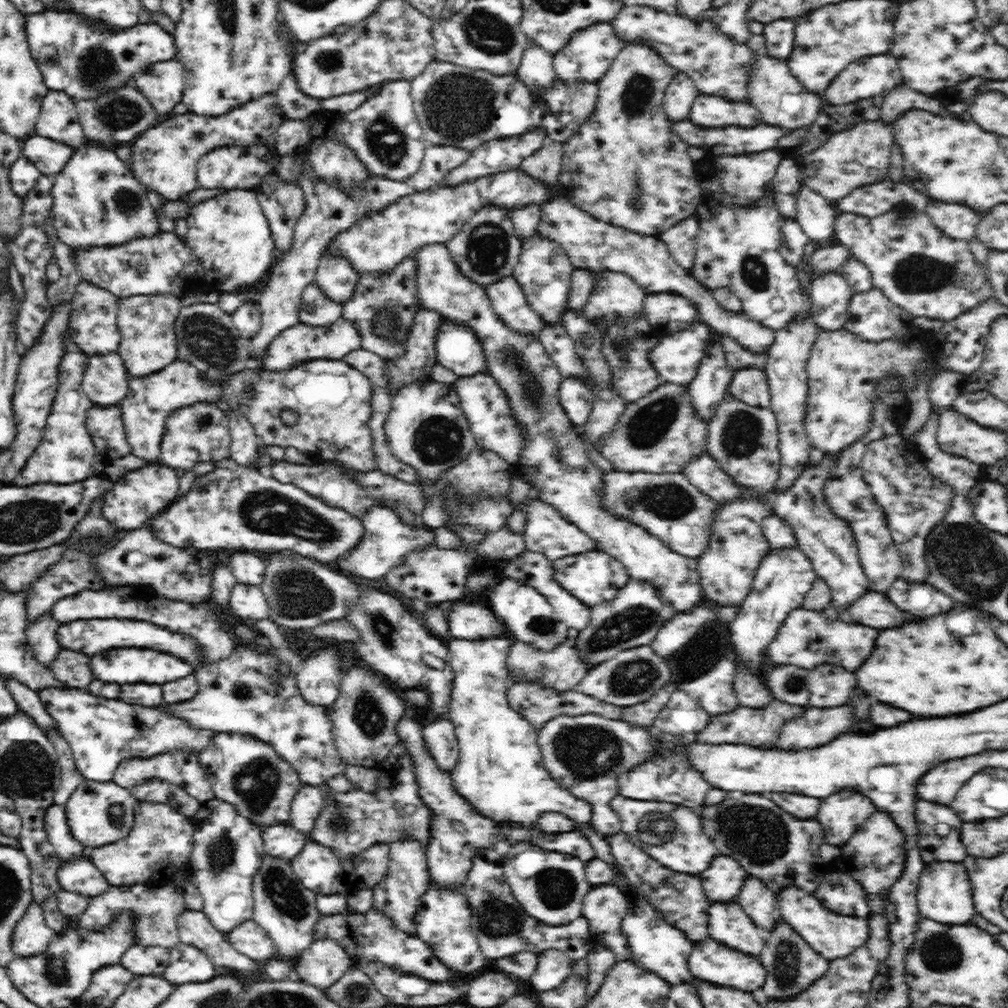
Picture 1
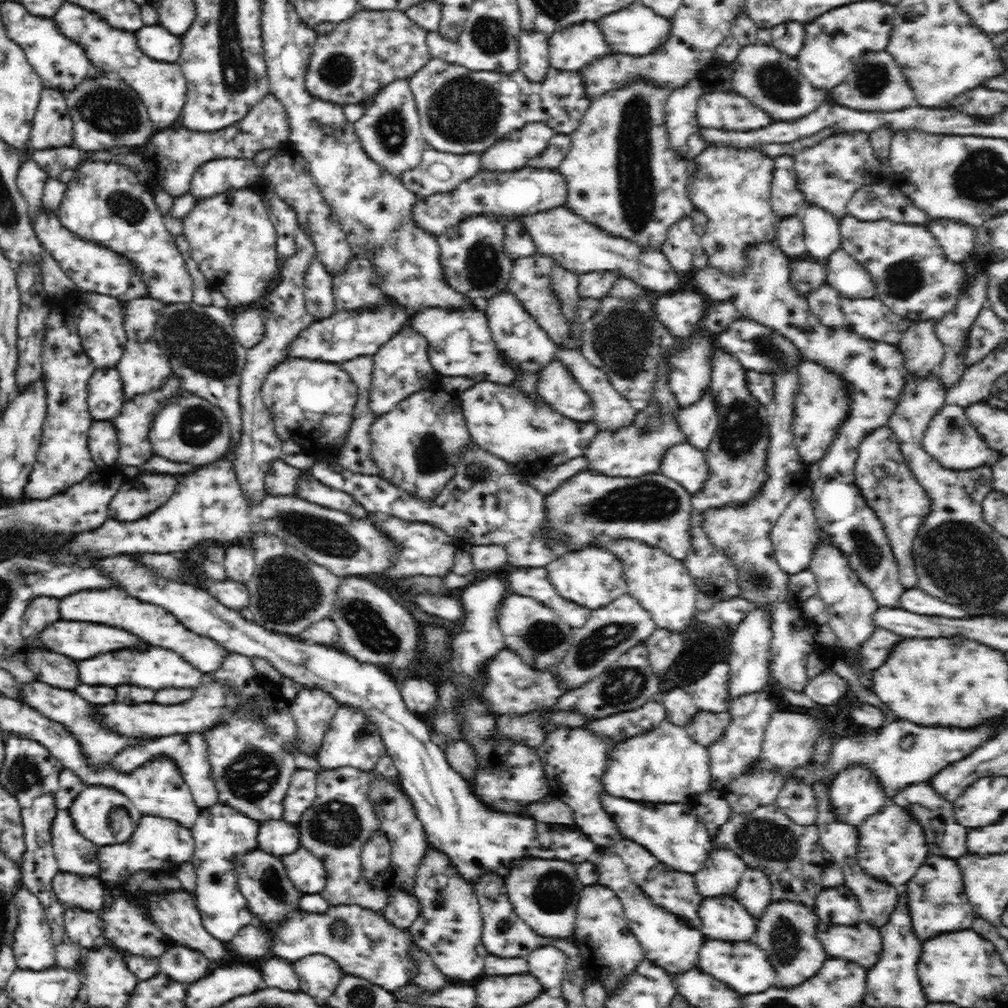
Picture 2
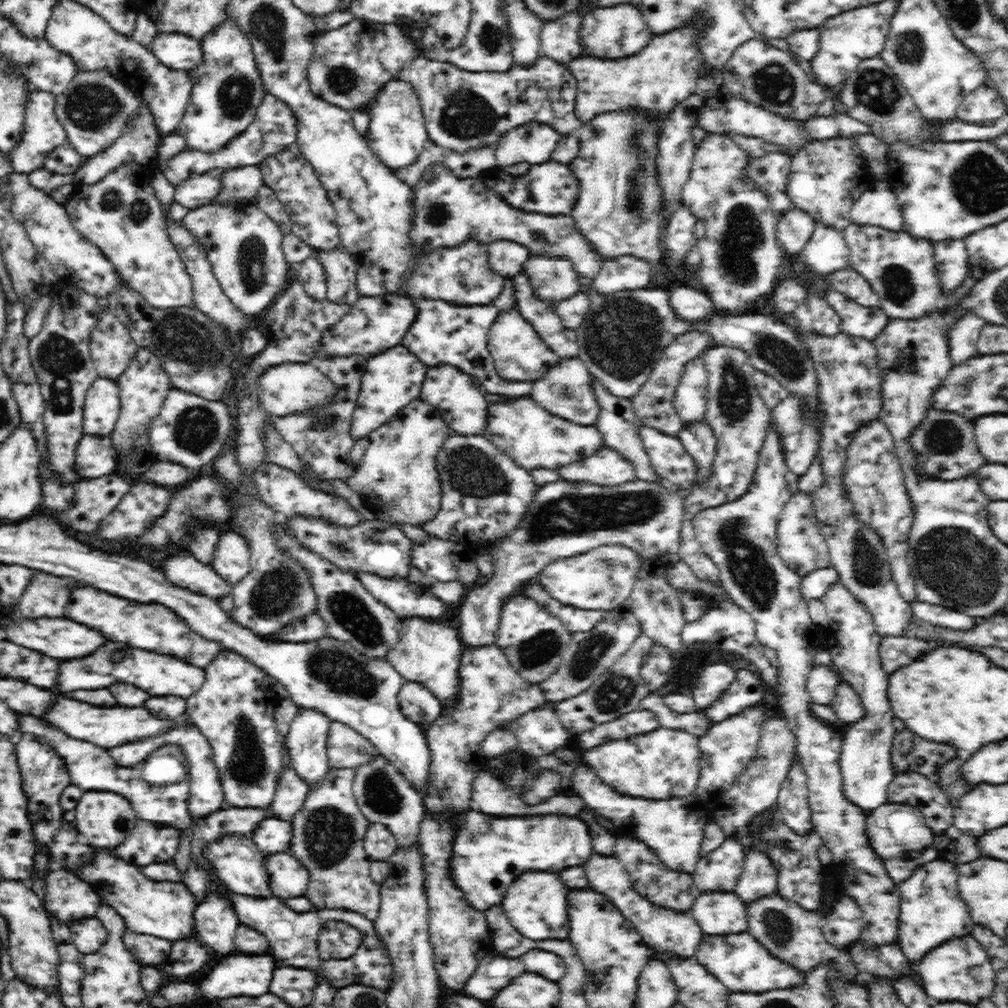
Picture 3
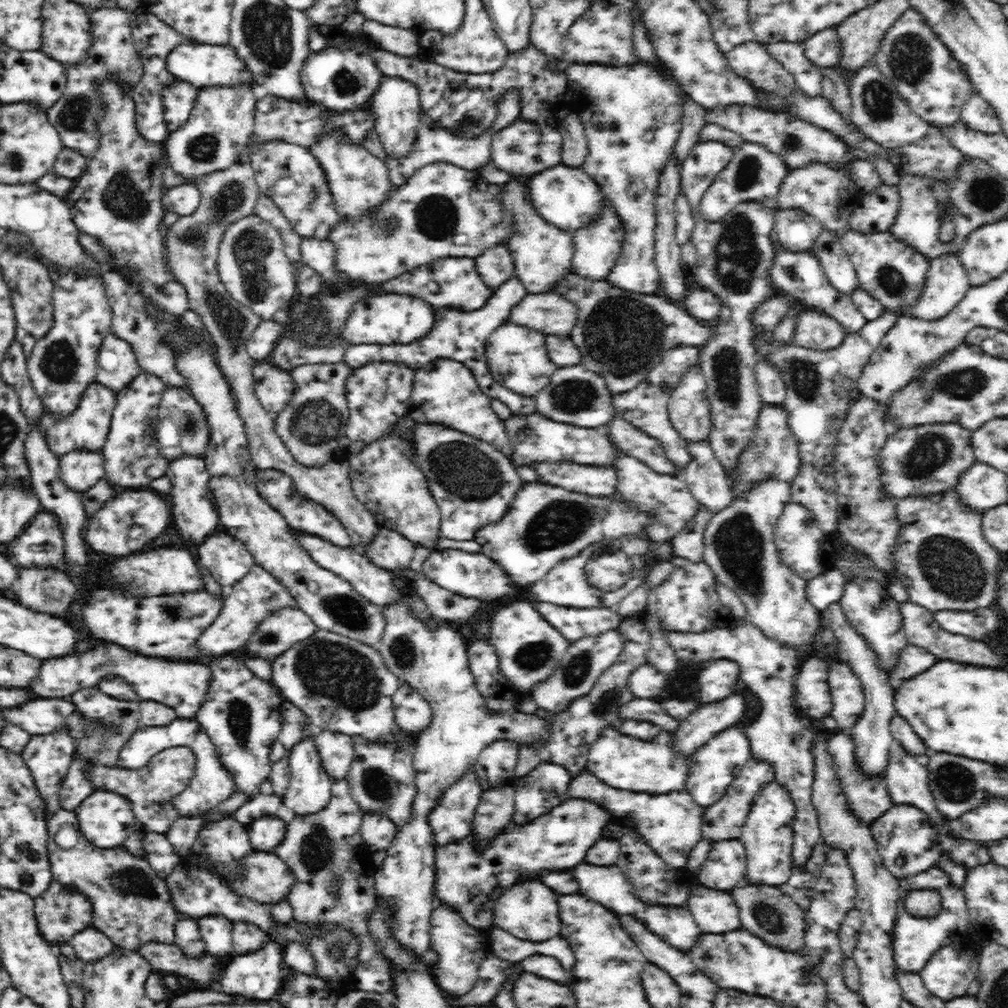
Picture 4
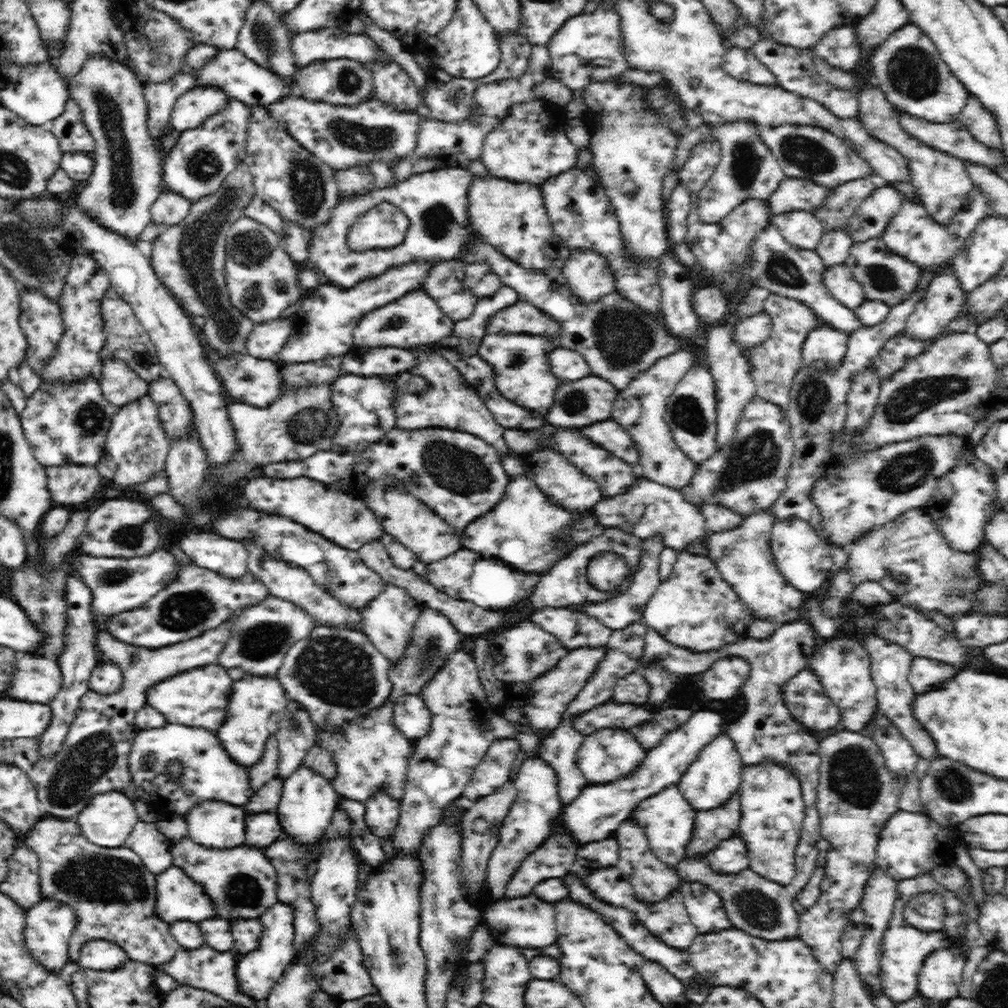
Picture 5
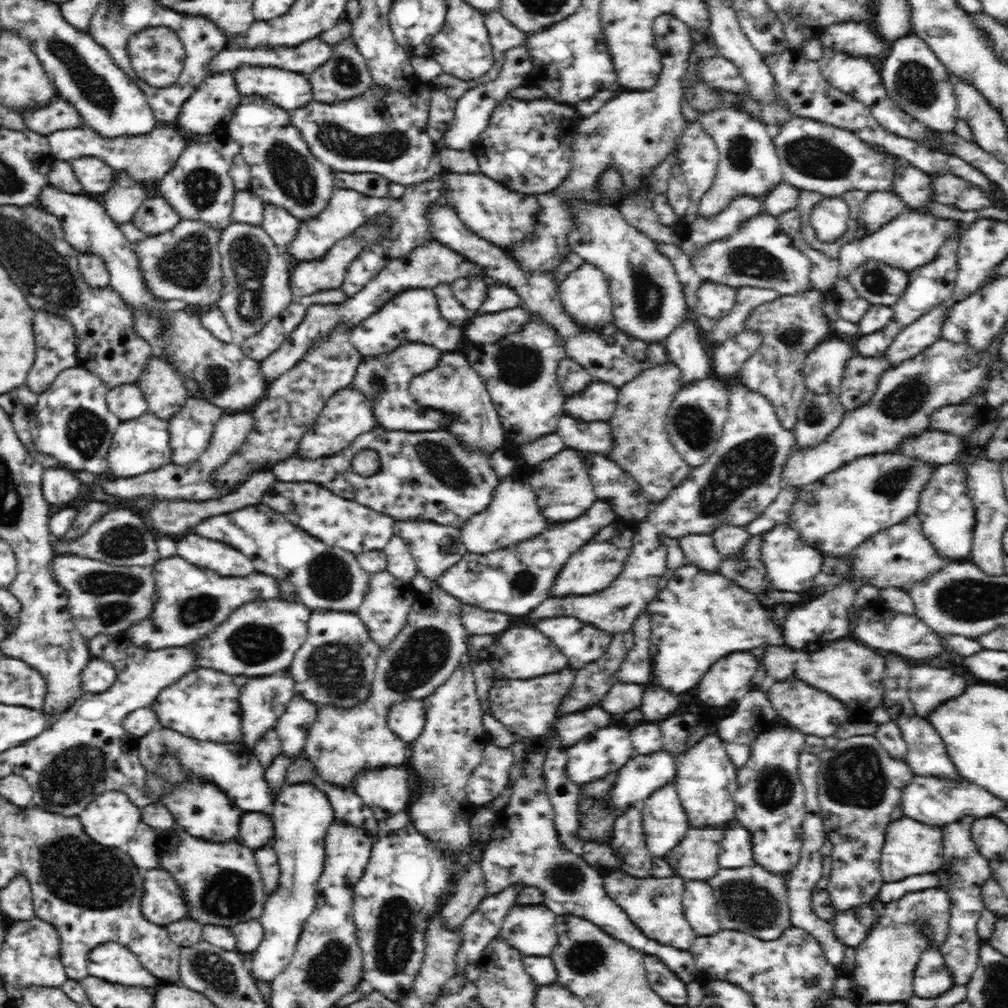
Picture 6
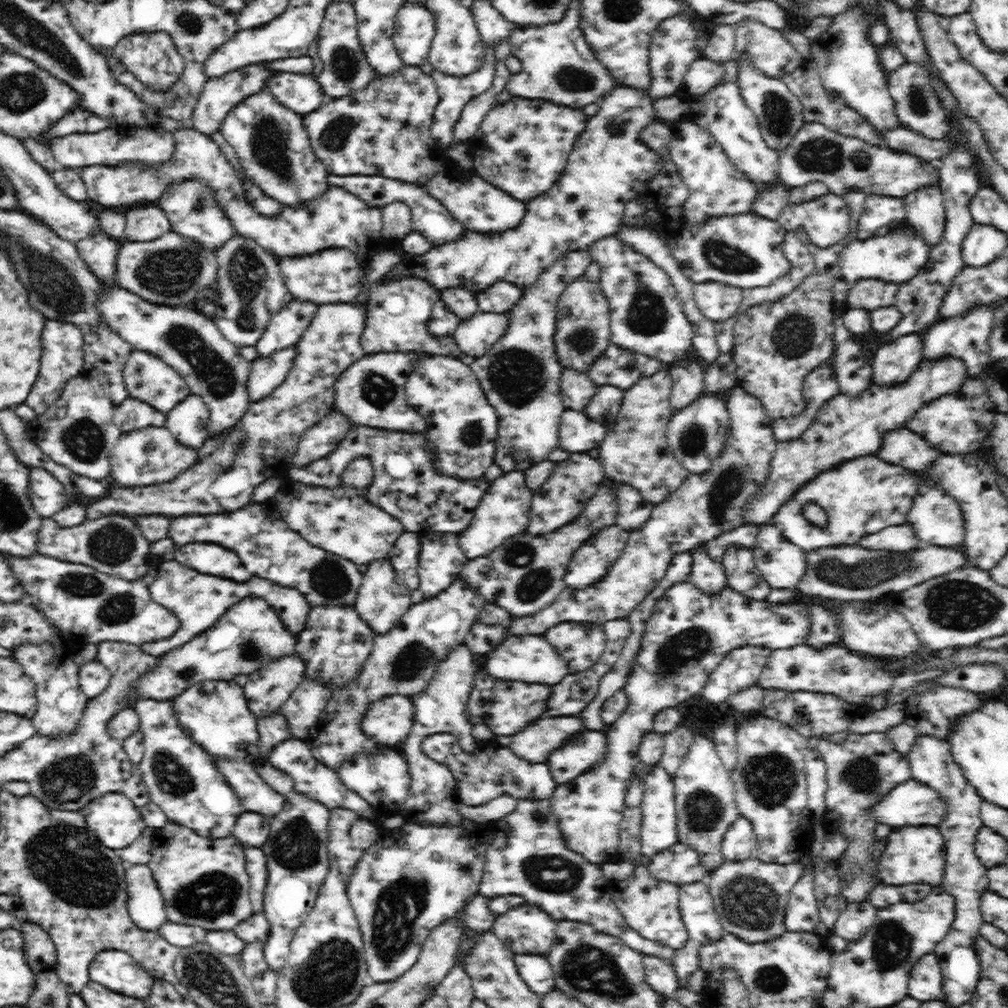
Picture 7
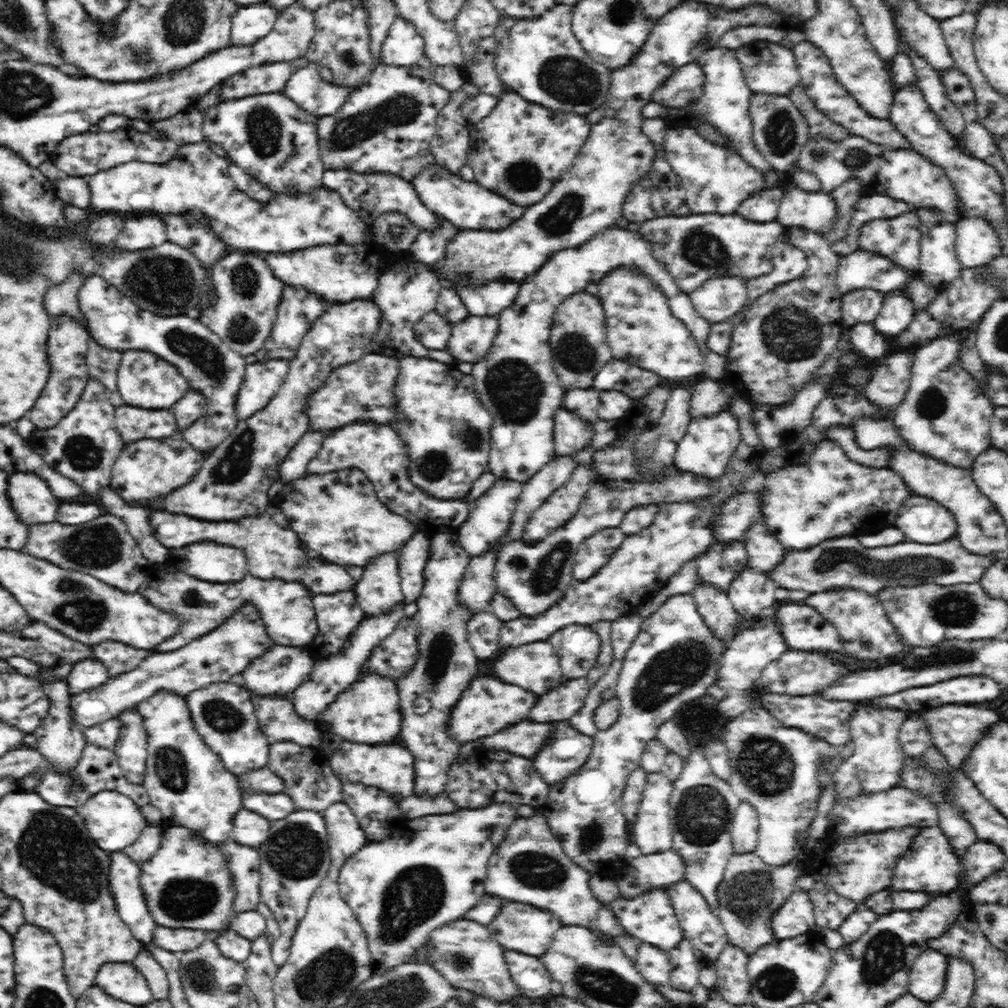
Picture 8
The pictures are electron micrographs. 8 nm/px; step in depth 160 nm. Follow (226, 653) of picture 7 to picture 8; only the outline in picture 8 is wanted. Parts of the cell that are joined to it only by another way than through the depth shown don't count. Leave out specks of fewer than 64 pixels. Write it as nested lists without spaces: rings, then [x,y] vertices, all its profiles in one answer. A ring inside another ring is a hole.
[[[248,603],[233,613],[228,620],[223,621],[218,628],[190,641],[190,644],[184,645],[183,648],[175,649],[174,652],[154,652],[142,660],[134,670],[114,676],[96,688],[72,695],[73,720],[81,728],[90,728],[116,719],[122,711],[137,707],[143,700],[161,691],[186,696],[207,684],[228,682],[234,674],[240,674],[255,659],[265,655],[273,644],[273,640],[270,640],[265,631],[258,609]]]

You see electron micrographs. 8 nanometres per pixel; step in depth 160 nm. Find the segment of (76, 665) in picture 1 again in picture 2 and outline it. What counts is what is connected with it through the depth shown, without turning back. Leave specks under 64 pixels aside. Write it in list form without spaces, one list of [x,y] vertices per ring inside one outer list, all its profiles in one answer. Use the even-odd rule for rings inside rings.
[[[25,644],[25,654],[30,654],[30,666],[34,666],[34,674],[42,676],[37,678],[54,688],[66,688],[72,690],[80,684],[78,680],[78,668],[76,662],[68,656],[54,654],[54,652],[42,652],[38,648]]]

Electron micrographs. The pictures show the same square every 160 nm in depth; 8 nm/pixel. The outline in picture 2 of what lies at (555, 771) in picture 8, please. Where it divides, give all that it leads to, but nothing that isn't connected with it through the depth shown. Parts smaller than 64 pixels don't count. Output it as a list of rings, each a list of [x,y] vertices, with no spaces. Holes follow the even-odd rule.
[[[662,721],[658,726],[646,731],[644,734],[632,736],[624,741],[618,742],[616,746],[612,748],[612,754],[614,758],[610,758],[608,766],[605,768],[606,774],[602,776],[602,786],[606,788],[606,792],[610,792],[612,796],[622,796],[622,799],[634,800],[634,801],[646,801],[654,803],[672,804],[676,802],[692,802],[694,796],[700,796],[709,790],[710,784],[710,769],[709,769],[709,752],[707,747],[698,744],[686,731],[684,727],[672,724],[670,721]]]

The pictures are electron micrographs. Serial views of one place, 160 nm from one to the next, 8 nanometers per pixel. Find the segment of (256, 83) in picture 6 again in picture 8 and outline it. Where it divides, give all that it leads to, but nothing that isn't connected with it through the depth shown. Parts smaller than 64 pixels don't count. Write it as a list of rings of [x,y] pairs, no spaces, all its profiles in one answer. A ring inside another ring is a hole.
[[[313,62],[296,70],[284,88],[286,97],[316,117],[334,116],[355,90],[355,87],[332,82]]]

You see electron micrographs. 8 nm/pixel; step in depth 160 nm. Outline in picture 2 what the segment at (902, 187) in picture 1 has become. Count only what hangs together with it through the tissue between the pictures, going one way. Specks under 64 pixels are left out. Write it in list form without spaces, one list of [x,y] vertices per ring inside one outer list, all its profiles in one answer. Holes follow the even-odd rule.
[[[884,184],[859,188],[847,206],[848,215],[861,221],[889,220],[894,224],[925,225],[928,215],[899,189]]]

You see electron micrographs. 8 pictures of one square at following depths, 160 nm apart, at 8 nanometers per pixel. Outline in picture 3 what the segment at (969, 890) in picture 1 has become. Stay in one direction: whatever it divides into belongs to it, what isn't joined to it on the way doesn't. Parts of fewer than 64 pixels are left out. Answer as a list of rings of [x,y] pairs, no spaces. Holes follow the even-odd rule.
[[[938,858],[917,868],[904,883],[897,884],[900,916],[896,943],[912,965],[918,964],[927,952],[947,940],[971,934],[975,924],[960,896],[957,882],[956,865]]]

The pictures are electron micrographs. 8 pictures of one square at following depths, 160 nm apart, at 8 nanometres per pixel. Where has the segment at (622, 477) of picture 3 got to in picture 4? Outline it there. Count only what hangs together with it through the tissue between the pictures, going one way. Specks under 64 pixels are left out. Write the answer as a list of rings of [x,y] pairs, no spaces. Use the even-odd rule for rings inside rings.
[[[569,462],[534,463],[530,467],[536,471],[539,482],[566,491],[585,493],[588,496],[608,496],[617,491],[618,477],[613,466],[583,465]]]

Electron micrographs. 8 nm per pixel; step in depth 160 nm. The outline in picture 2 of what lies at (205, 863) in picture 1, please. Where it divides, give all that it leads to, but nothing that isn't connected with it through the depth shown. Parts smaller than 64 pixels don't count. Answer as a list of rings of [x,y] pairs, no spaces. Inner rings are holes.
[[[218,802],[201,809],[191,828],[195,848],[190,861],[195,868],[197,885],[194,893],[201,921],[210,935],[227,945],[242,927],[254,923],[254,916],[237,885],[236,864],[241,855],[257,848],[260,827],[258,820]]]

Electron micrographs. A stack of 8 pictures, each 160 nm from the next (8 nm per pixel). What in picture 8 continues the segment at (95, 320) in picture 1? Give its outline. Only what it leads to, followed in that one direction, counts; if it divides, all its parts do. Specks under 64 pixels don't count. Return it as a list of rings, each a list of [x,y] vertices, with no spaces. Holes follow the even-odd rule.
[[[124,404],[115,409],[115,417],[115,427],[125,444],[146,436],[156,440],[162,436],[176,436],[179,428],[170,409],[143,409]]]

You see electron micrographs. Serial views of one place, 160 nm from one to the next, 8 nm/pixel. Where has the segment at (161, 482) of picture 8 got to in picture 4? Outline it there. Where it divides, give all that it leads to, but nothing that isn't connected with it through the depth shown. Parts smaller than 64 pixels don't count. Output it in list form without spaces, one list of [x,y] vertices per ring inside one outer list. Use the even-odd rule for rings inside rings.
[[[140,370],[139,375],[117,394],[107,439],[100,450],[104,457],[102,466],[106,480],[110,480],[112,484],[124,488],[149,486],[152,480],[164,476],[168,470],[169,460],[159,452],[154,425],[165,388],[164,382],[153,373]]]

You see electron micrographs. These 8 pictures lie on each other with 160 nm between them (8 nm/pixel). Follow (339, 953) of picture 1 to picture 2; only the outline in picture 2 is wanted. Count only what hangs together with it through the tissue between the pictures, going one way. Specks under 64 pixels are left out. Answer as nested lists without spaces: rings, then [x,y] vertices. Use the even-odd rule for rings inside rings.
[[[312,953],[291,965],[298,975],[300,990],[309,993],[319,1005],[328,1005],[343,977],[338,963],[326,954]]]

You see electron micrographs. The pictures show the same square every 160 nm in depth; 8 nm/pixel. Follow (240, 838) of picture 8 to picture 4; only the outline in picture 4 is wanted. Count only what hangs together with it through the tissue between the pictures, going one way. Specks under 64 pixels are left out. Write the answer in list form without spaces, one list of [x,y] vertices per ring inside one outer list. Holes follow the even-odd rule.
[[[275,815],[264,816],[248,828],[252,848],[272,852],[285,839],[287,825]]]

